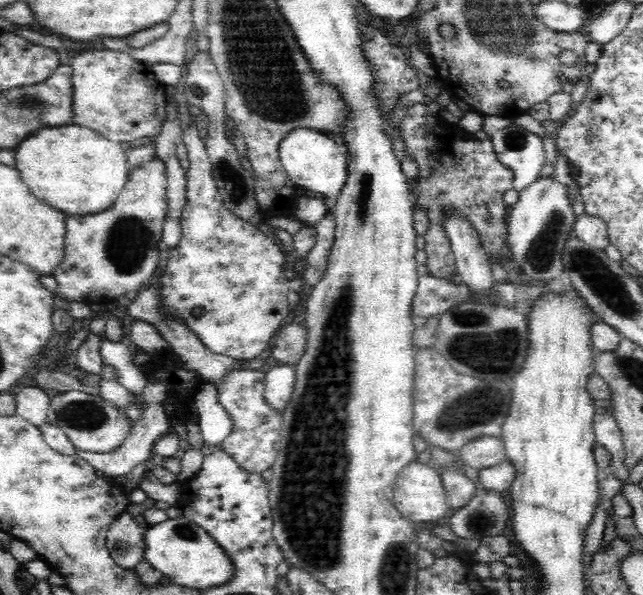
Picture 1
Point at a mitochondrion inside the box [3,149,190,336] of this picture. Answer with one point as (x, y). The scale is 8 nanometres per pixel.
(128, 242)

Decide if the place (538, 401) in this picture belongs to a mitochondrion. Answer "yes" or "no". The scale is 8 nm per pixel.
no

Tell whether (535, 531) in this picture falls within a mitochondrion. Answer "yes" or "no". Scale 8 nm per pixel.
no

